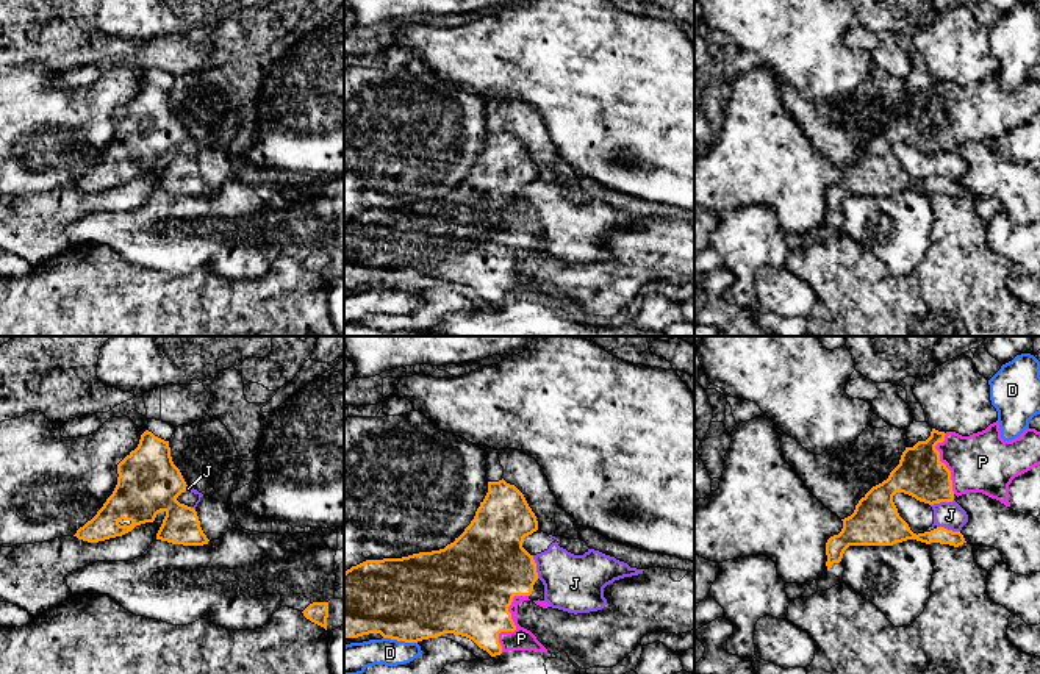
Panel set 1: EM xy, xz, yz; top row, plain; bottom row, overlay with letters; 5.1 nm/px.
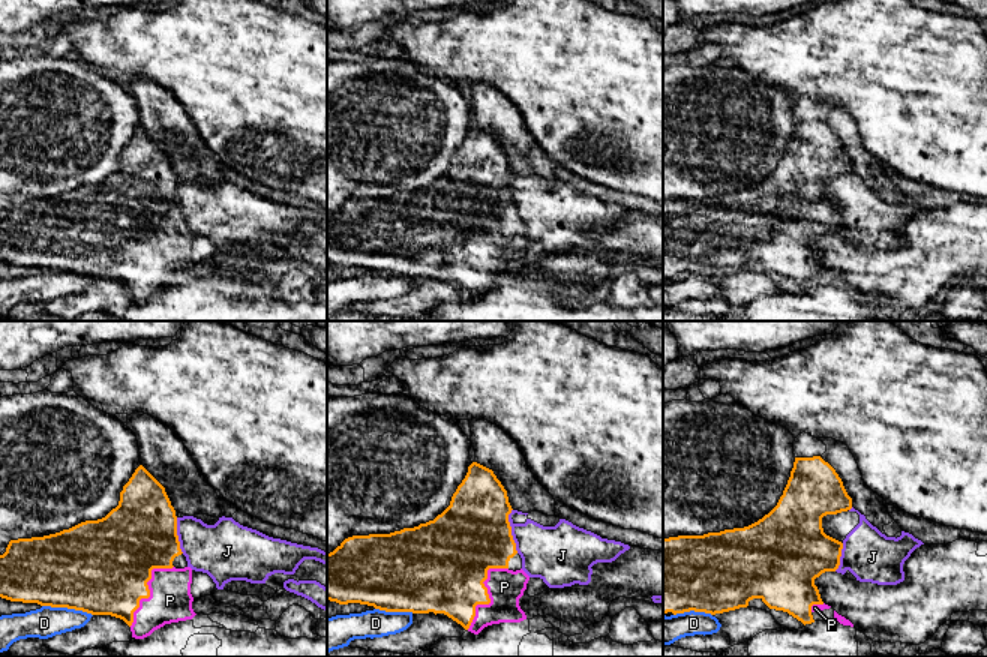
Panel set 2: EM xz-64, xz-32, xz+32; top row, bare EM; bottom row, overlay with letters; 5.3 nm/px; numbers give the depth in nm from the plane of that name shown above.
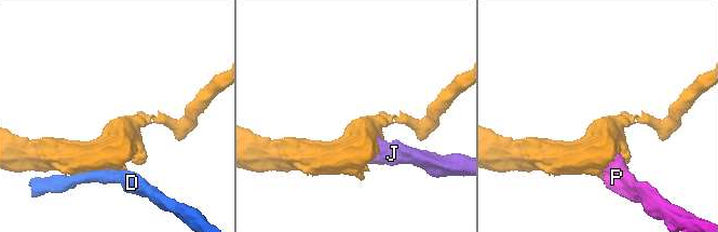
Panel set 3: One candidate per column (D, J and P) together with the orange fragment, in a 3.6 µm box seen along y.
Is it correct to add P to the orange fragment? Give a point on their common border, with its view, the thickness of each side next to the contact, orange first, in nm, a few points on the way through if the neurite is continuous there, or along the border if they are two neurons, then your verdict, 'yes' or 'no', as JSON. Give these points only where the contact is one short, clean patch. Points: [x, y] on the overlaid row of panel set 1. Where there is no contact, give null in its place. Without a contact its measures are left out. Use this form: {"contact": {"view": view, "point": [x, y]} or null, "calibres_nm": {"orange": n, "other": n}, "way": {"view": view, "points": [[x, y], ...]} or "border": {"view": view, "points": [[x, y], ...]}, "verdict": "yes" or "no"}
{"contact": {"view": "xz", "point": [513, 623]}, "calibres_nm": {"orange": 380, "other": 110}, "verdict": "yes"}

